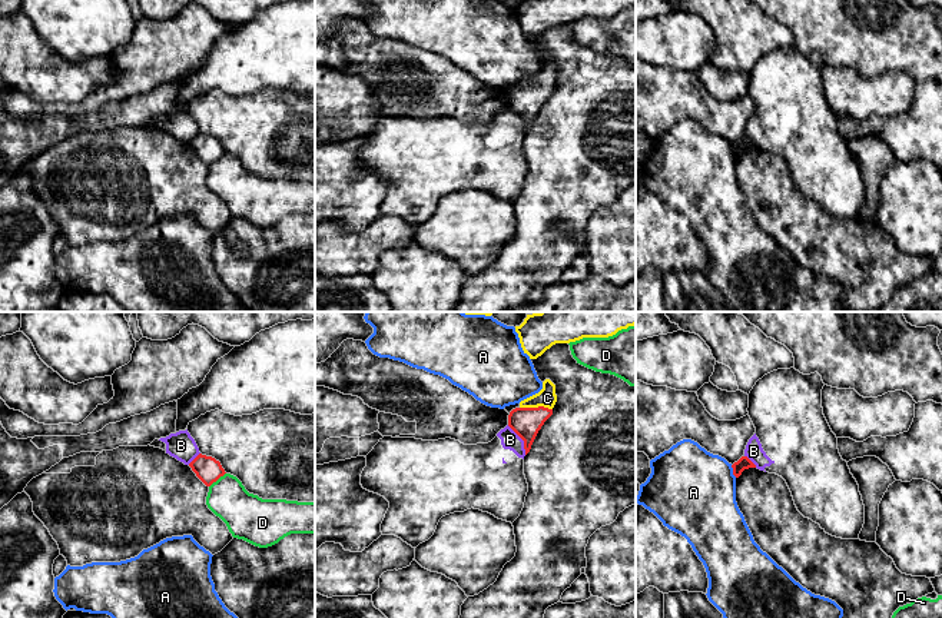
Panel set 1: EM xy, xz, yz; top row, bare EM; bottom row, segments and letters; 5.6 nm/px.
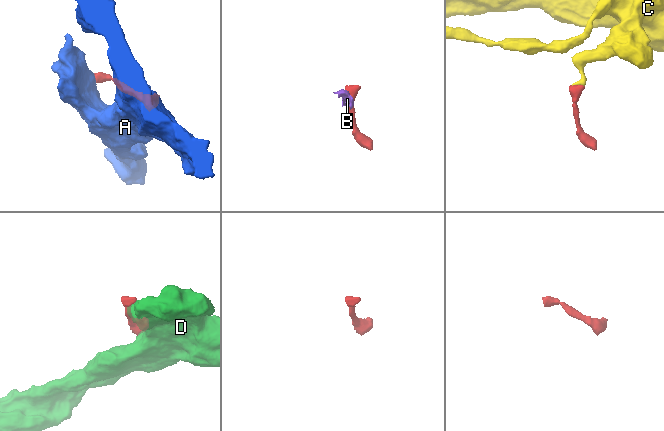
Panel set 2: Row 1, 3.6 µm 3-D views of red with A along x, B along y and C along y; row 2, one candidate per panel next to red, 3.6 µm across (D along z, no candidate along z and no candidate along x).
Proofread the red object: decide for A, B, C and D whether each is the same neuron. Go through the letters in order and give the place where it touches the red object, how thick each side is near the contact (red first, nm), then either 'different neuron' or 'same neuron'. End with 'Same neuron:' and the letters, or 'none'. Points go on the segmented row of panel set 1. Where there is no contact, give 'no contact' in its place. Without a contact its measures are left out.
A: yz (733, 471) | 70/460 nm | different neuron
B: xz (521, 438) | 170/100 nm | different neuron
C: xz (536, 408) | 170/110 nm | same neuron
D: xy (216, 479) | 150/240 nm | different neuron
Same neuron: C

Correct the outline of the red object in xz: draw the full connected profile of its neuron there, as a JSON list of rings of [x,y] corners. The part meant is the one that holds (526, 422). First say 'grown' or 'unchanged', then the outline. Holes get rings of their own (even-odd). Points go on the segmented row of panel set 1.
grown | [[[545,379],[538,393],[521,401],[520,406],[510,412],[508,426],[524,441],[525,455],[544,422],[553,415],[555,402],[555,385]]]

